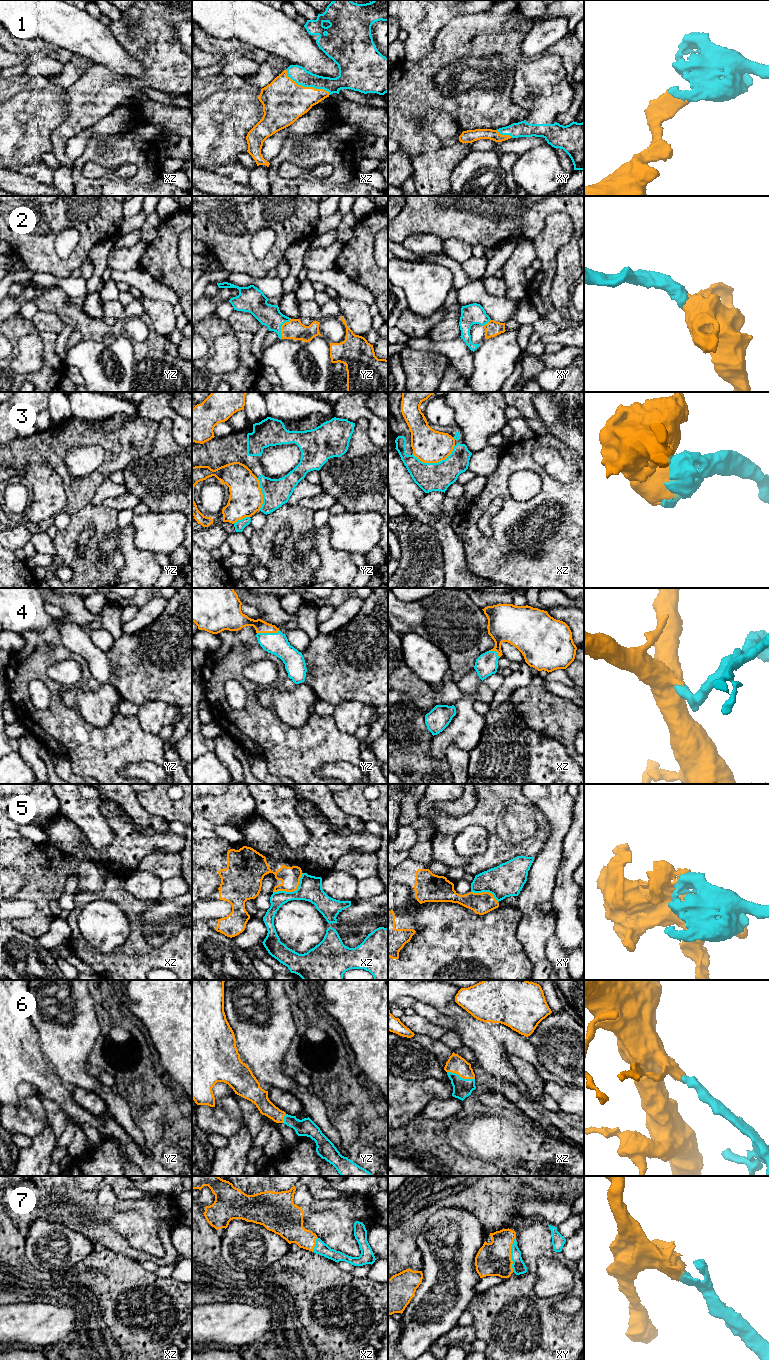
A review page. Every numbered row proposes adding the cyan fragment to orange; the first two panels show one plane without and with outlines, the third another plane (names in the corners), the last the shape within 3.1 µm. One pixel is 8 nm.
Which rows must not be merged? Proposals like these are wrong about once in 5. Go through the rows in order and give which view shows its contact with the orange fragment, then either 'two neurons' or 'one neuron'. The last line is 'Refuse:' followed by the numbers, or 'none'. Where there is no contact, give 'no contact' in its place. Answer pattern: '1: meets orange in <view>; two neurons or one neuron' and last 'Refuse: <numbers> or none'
1: meets orange in xz; one neuron
2: meets orange in yz; one neuron
3: meets orange in xz; two neurons
4: meets orange in yz; one neuron
5: meets orange in xz; two neurons
6: meets orange in xz; one neuron
7: meets orange in xy; one neuron
Refuse: 3, 5

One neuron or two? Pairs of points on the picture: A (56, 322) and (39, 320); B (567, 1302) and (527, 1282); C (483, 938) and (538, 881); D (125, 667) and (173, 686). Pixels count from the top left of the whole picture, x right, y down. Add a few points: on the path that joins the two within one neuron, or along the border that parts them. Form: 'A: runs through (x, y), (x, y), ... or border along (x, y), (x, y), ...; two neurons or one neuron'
A: runs through (52, 322), (43, 320); one neuron
B: border along (552, 1306), (559, 1311), (573, 1314); two neurons
C: border along (517, 907), (521, 918), (516, 931); two neurons
D: runs through (137, 667), (154, 667), (161, 674); one neuron

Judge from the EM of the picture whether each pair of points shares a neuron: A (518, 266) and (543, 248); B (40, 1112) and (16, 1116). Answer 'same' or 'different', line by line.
A: different
B: different

